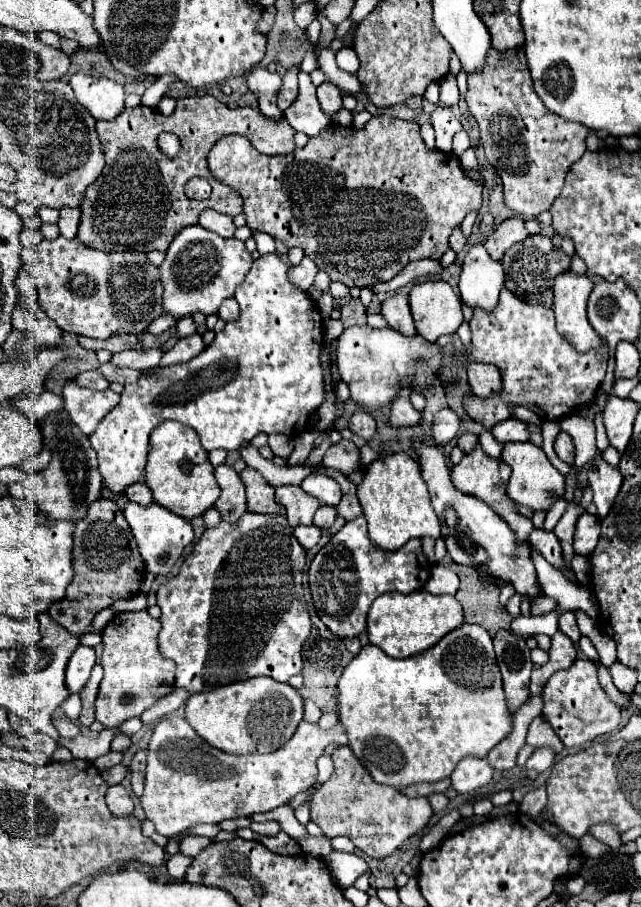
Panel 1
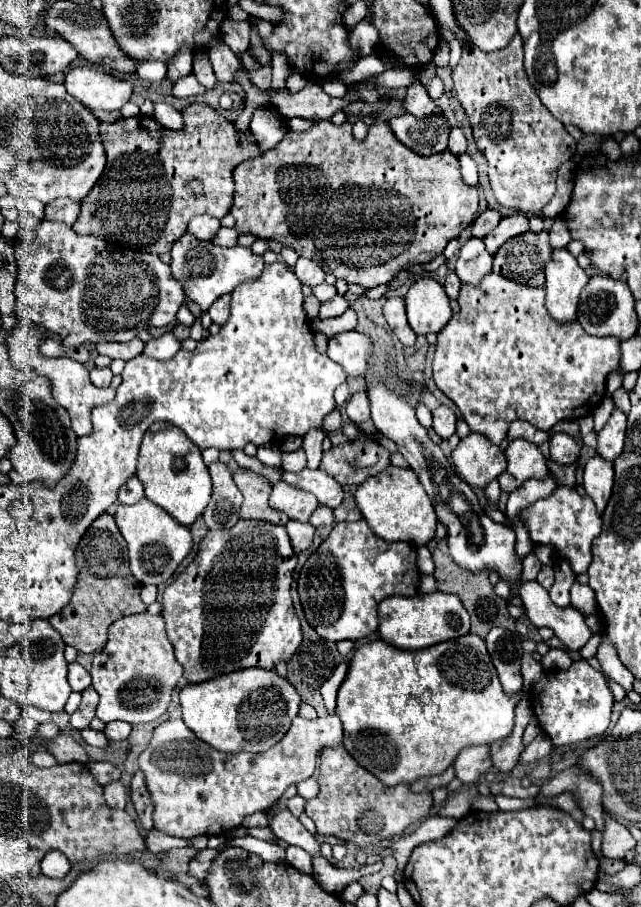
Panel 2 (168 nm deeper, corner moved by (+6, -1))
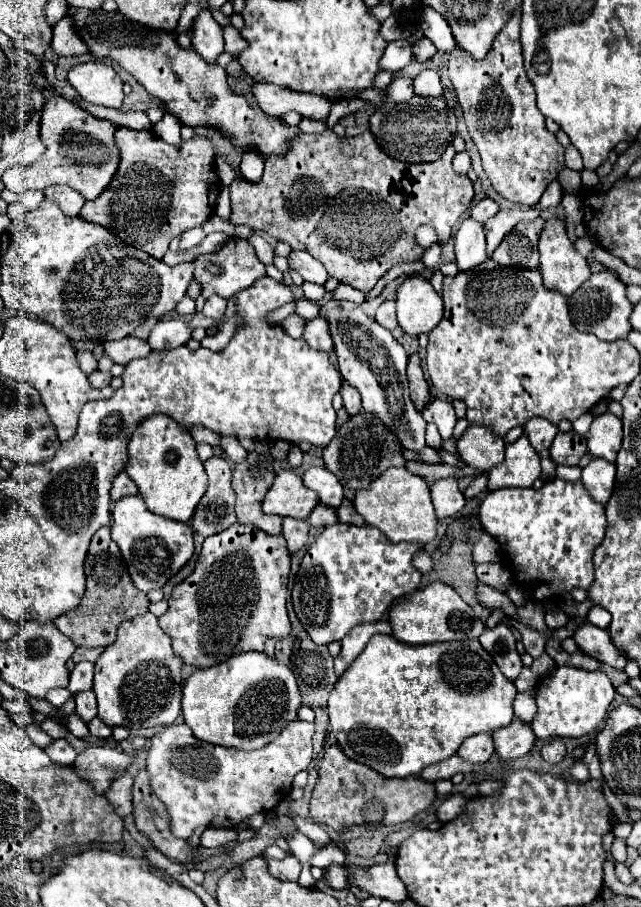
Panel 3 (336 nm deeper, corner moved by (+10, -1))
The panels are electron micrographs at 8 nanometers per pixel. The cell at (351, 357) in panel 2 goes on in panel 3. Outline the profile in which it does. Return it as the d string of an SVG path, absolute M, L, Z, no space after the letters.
M316 317L316 319L306 321L304 339L308 341L310 347L314 347L314 349L318 349L318 351L334 353L334 341L332 341L332 335L330 335L328 321L324 321L322 317Z

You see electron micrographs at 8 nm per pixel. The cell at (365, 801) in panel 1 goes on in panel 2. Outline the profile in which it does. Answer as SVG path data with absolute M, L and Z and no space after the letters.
M342 745L322 749L318 785L320 793L306 801L306 815L316 823L320 835L334 835L358 847L402 835L410 825L424 819L432 807L428 791L414 793L408 783L398 783L396 787L384 785L362 769Z

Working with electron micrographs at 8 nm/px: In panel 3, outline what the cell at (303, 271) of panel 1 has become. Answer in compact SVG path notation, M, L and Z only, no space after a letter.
M292 251L288 257L288 265L290 269L298 271L304 277L304 281L326 283L328 279L326 267L316 257L312 257L308 251Z

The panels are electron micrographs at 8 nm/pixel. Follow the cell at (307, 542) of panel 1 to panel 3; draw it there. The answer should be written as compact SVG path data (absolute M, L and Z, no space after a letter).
M290 517L284 519L284 523L282 523L282 535L286 537L286 543L288 543L288 551L290 553L296 553L296 551L300 551L306 545L308 529L310 527L308 527L306 521L290 519Z

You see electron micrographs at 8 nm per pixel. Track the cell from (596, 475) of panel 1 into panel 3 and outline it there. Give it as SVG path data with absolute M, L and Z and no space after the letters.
M592 459L582 469L582 483L588 489L590 497L598 503L606 503L614 489L614 477L616 477L616 465L602 459Z

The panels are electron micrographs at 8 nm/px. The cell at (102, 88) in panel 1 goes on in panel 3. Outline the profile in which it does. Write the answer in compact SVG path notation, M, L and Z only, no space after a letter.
M88 61L72 67L66 81L82 95L84 101L112 109L122 107L124 91L118 73L100 61Z

